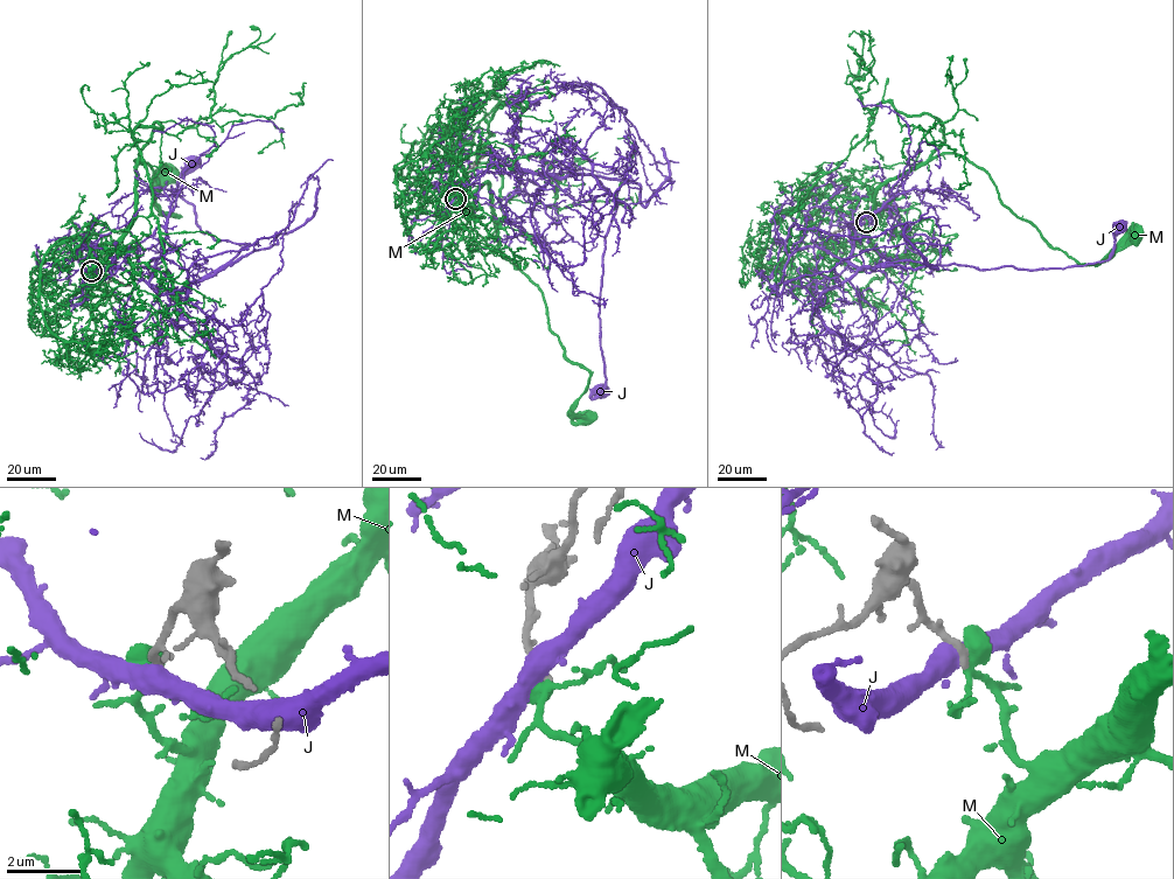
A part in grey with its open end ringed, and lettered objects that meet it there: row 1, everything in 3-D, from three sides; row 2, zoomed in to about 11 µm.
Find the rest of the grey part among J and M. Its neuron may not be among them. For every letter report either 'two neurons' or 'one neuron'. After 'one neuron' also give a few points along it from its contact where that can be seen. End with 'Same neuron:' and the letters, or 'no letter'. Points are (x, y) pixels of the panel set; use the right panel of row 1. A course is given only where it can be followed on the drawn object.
J: two neurons
M: one neuron | via (865, 222), (871, 229), (878, 221), (878, 189), (955, 153), (980, 167), (1000, 201), (1080, 265), (1136, 238)
Same neuron: M

